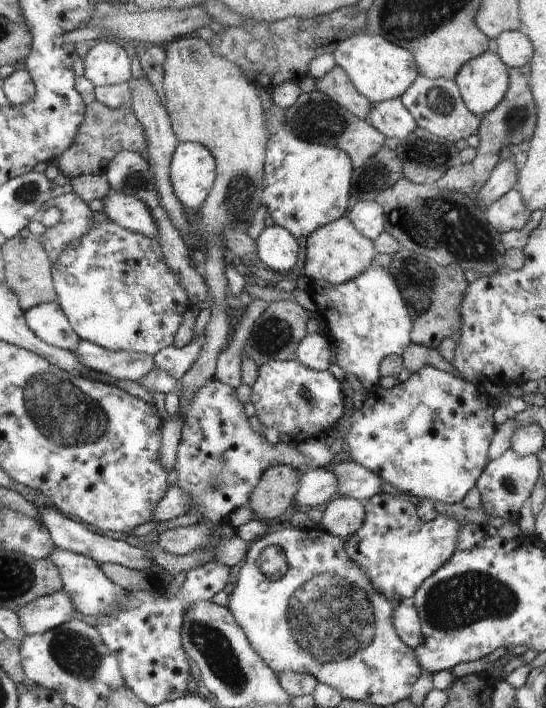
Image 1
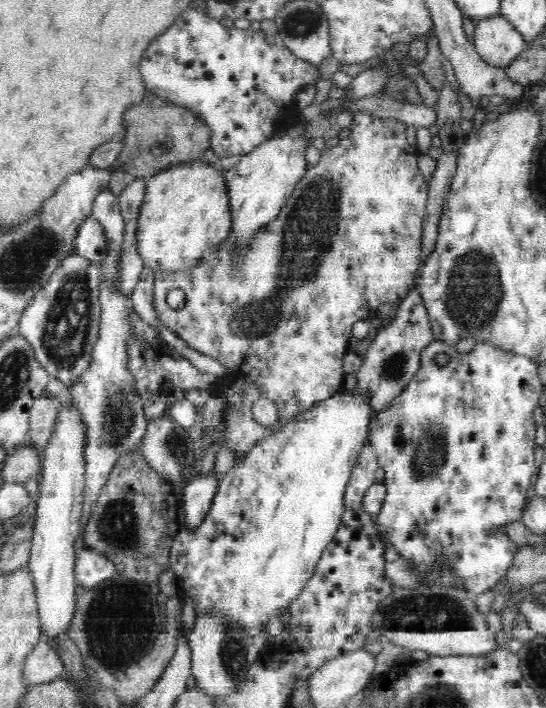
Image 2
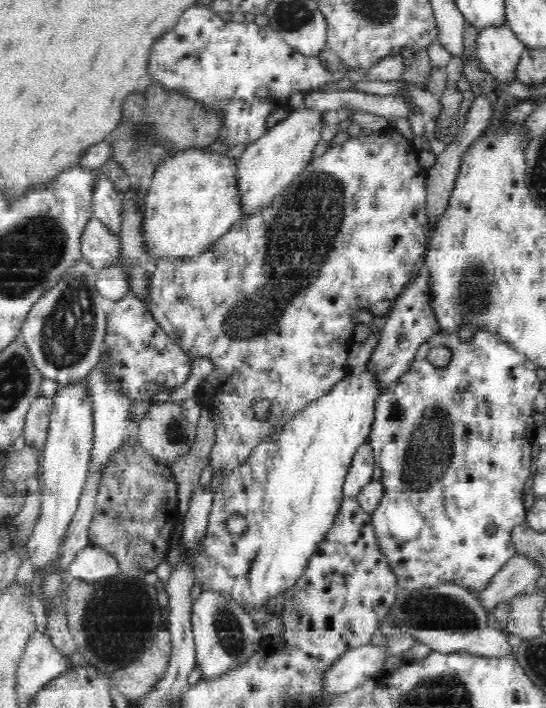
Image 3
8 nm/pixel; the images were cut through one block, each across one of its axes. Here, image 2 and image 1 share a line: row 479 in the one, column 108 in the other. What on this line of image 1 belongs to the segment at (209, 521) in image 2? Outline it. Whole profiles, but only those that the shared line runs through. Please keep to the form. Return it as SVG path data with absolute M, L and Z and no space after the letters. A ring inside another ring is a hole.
M112 220L98 223L81 240L70 244L61 260L54 264L53 276L59 302L74 331L83 340L113 352L129 351L153 358L165 347L173 345L184 322L188 294L184 294L177 273L165 266L158 240L152 241L134 231L125 230Z

